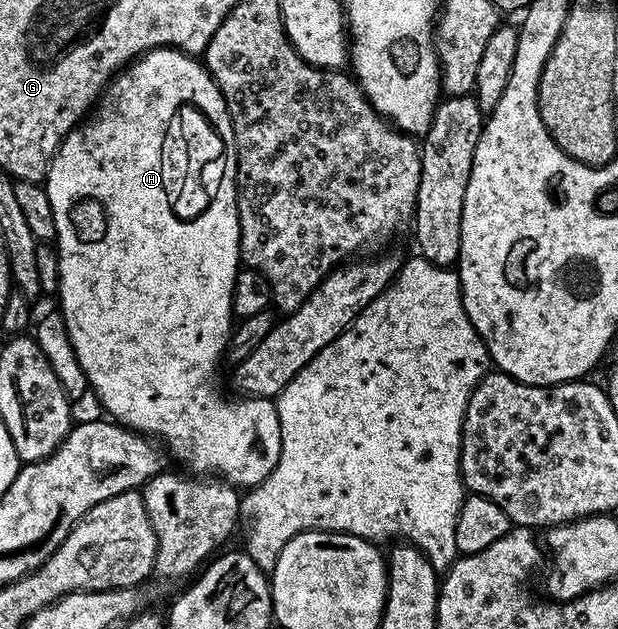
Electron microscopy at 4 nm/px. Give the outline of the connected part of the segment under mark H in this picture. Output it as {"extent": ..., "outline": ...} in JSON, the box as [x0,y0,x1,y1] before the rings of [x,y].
{"extent":[45,48,281,488],"outline":[[[164,48],[162,50],[148,50],[146,54],[135,59],[122,72],[112,77],[105,93],[100,97],[97,103],[98,109],[103,109],[100,114],[92,113],[82,124],[70,130],[67,138],[60,144],[59,151],[51,160],[51,166],[47,170],[45,179],[45,189],[49,196],[49,204],[53,208],[53,220],[57,220],[57,253],[59,255],[59,288],[57,299],[59,298],[58,309],[61,311],[65,328],[68,332],[68,338],[71,341],[73,352],[80,362],[81,368],[87,377],[89,389],[96,394],[102,409],[114,421],[121,426],[126,426],[128,430],[136,430],[139,434],[146,434],[152,439],[164,442],[162,445],[195,476],[214,476],[216,479],[229,482],[236,488],[254,488],[260,486],[268,476],[273,472],[277,460],[281,456],[281,420],[277,416],[277,408],[274,401],[270,398],[249,398],[246,396],[237,396],[232,401],[229,398],[223,398],[223,394],[215,385],[219,382],[219,362],[224,357],[224,350],[227,347],[227,341],[231,336],[233,329],[233,315],[231,312],[231,293],[235,287],[235,278],[241,269],[241,259],[239,256],[239,209],[235,203],[235,169],[237,160],[235,159],[235,137],[233,136],[233,124],[227,111],[225,100],[217,88],[217,84],[211,79],[211,73],[207,71],[206,65],[198,57],[190,54],[182,54],[179,50]]]}

